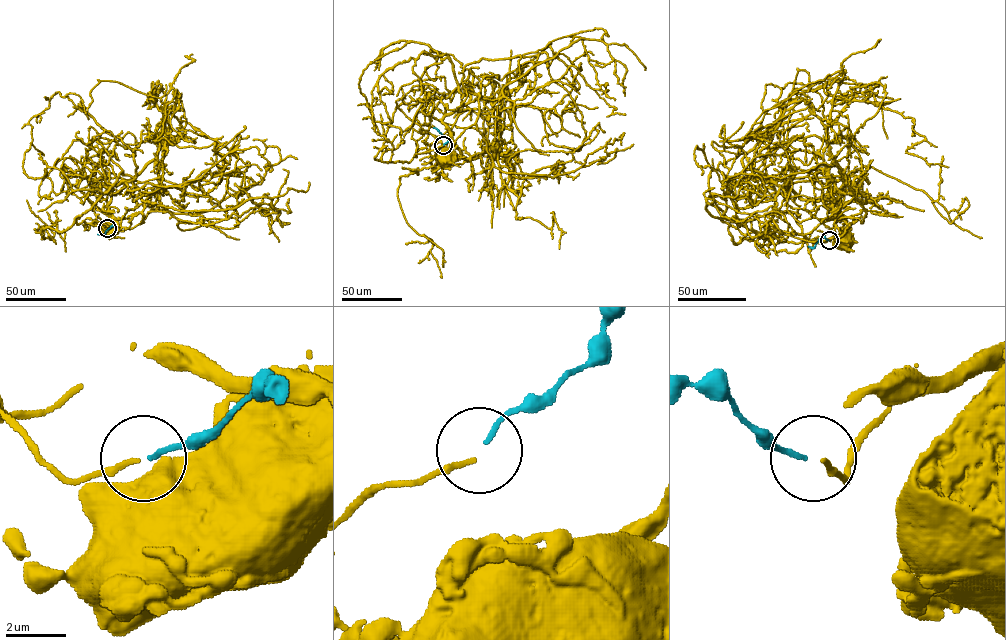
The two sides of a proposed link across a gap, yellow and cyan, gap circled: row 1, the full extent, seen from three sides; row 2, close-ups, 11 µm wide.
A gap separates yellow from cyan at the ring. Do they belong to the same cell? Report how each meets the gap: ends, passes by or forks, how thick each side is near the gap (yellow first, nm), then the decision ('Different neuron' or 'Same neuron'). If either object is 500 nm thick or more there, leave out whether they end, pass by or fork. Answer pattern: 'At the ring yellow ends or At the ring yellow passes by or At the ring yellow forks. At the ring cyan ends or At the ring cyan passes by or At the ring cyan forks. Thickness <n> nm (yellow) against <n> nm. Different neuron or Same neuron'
At the ring yellow ends. At the ring cyan ends. Thickness 160 nm (yellow) against 150 nm. Same neuron

